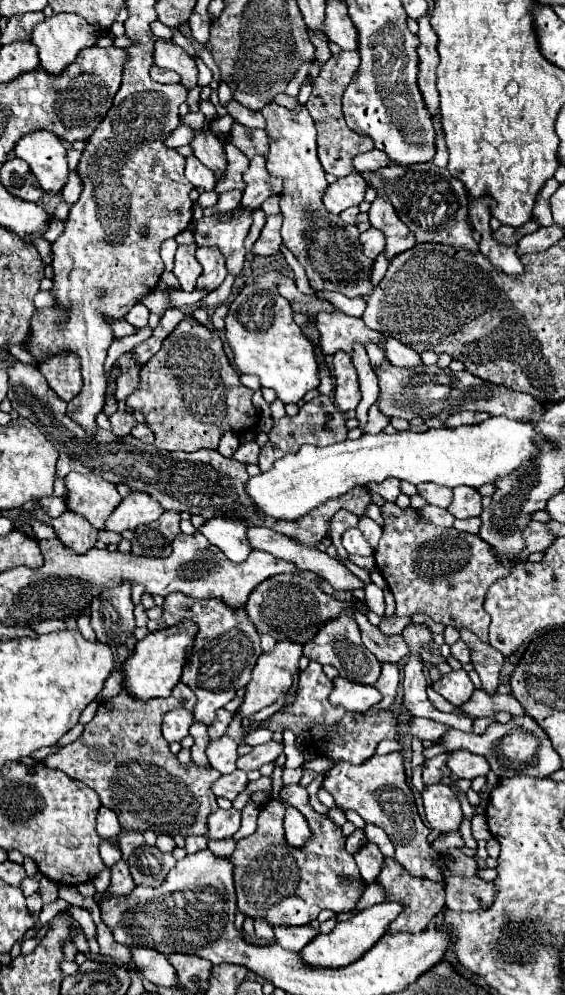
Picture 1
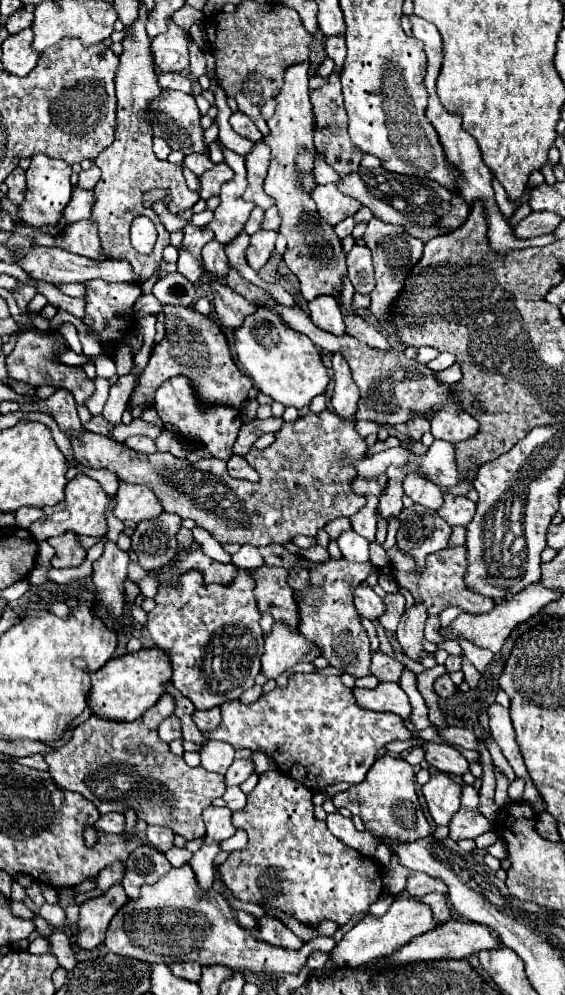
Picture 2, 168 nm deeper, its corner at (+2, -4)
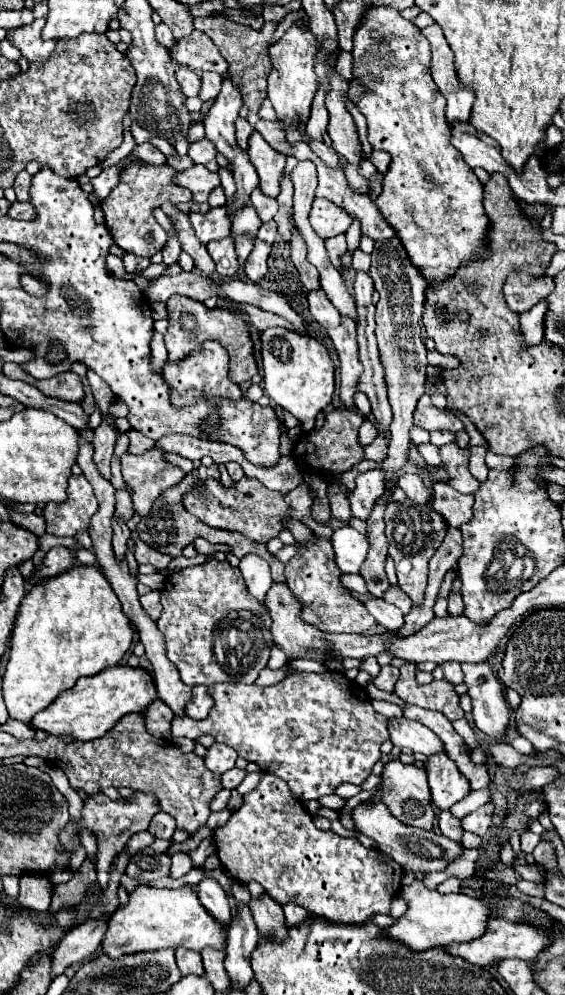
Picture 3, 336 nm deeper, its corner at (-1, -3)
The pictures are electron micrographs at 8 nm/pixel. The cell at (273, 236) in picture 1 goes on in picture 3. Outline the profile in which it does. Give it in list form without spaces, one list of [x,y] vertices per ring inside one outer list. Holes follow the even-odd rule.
[[[255,241],[255,247],[249,255],[249,259],[245,261],[245,277],[253,283],[259,283],[263,279],[263,275],[267,273],[267,257],[271,253],[271,245],[267,245],[265,241]]]

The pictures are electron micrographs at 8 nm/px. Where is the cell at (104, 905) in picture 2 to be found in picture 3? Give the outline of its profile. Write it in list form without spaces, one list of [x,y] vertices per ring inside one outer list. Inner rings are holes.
[[[87,919],[83,925],[77,925],[71,929],[63,941],[57,945],[57,949],[51,953],[51,979],[65,973],[67,967],[75,963],[89,961],[91,955],[101,945],[101,939],[105,935],[107,921],[91,921]]]

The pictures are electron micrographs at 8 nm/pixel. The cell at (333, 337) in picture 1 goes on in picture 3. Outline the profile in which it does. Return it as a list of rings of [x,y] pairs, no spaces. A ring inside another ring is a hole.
[[[321,289],[309,291],[307,299],[309,299],[309,311],[311,311],[313,319],[315,319],[321,327],[329,329],[329,327],[339,325],[339,321],[341,321],[339,311],[335,309],[335,305],[327,299],[327,295],[325,295]]]

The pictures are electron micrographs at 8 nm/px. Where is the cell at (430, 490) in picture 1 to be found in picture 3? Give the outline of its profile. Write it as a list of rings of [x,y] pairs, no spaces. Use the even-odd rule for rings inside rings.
[[[403,475],[399,477],[397,485],[405,491],[407,499],[415,501],[415,503],[421,503],[425,505],[429,501],[429,489],[423,485],[423,481],[419,481],[419,475]]]

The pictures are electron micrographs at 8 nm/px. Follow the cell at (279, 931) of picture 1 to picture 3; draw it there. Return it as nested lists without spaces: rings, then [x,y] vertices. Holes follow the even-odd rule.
[[[263,893],[257,899],[249,901],[259,935],[261,937],[275,937],[275,939],[283,939],[287,935],[287,923],[285,923],[285,915],[281,905],[271,899],[267,893]]]

